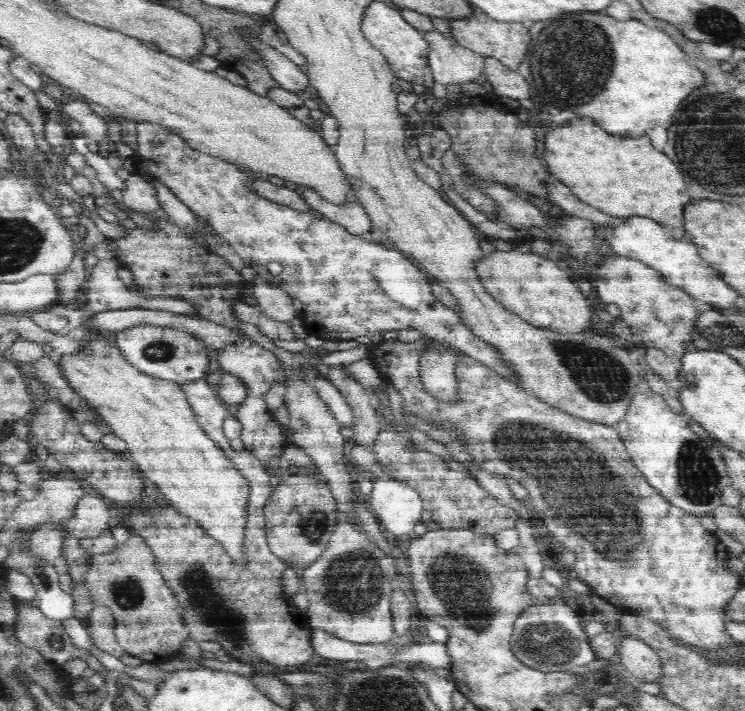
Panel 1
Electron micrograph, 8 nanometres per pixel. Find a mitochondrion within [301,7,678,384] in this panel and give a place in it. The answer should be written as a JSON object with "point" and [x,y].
{"point":[574,62]}

